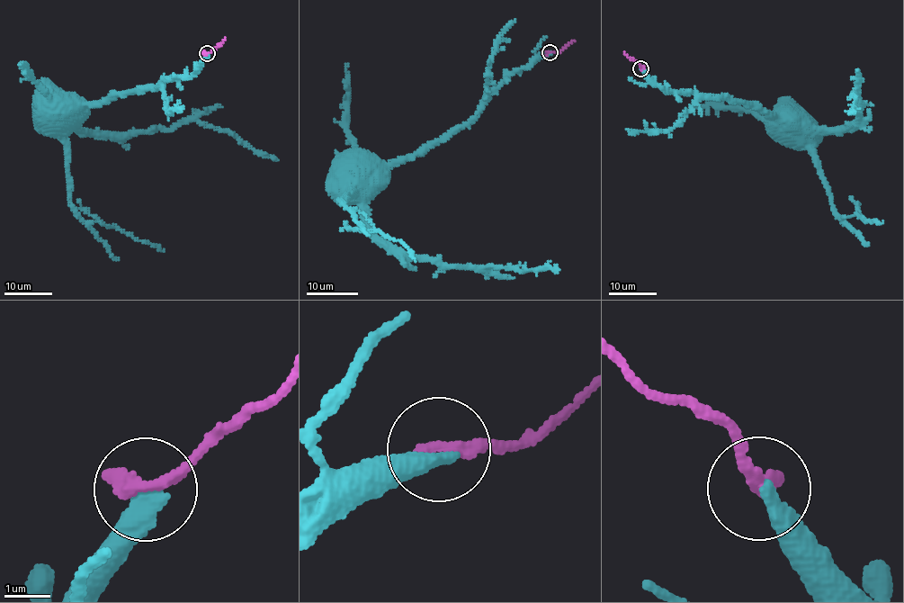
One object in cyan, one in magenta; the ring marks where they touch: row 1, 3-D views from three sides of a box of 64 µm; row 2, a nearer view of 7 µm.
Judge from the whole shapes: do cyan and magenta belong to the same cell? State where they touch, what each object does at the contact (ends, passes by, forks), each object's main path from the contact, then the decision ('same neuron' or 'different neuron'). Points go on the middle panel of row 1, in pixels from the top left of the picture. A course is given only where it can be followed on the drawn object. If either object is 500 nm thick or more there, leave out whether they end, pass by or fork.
(550, 52) | cyan ends | magenta ends | cyan via (550, 52), (526, 67), (516, 68), (468, 121), (410, 156), (380, 163), (368, 158), (351, 164) | magenta via (550, 52), (559, 51), (575, 40) | different neuron

